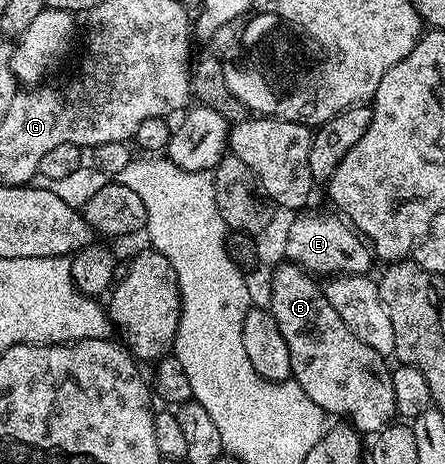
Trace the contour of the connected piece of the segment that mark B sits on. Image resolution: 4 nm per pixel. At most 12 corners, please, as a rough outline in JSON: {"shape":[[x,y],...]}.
{"shape":[[298,264],[271,276],[291,376],[360,434],[396,419],[391,368]]}

